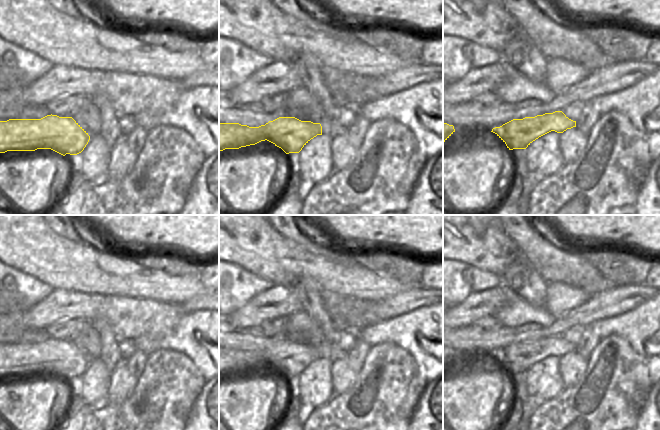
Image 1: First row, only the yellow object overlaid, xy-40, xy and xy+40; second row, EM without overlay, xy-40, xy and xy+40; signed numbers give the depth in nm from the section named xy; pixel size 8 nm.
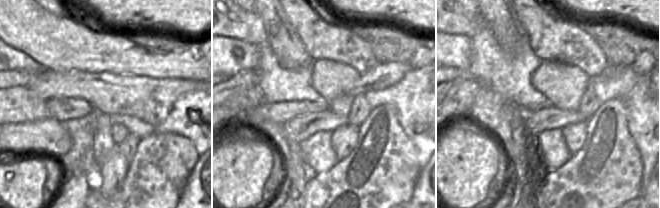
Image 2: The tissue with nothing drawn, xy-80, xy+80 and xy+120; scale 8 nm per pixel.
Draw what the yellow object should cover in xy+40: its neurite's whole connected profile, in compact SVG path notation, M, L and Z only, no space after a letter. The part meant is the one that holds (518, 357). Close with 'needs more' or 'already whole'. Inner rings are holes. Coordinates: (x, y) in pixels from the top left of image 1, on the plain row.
M562 335L545 337L535 341L513 343L500 351L495 351L495 357L509 374L526 373L539 361L555 355L563 357L567 353L576 351L576 345L569 343Z; already whole

